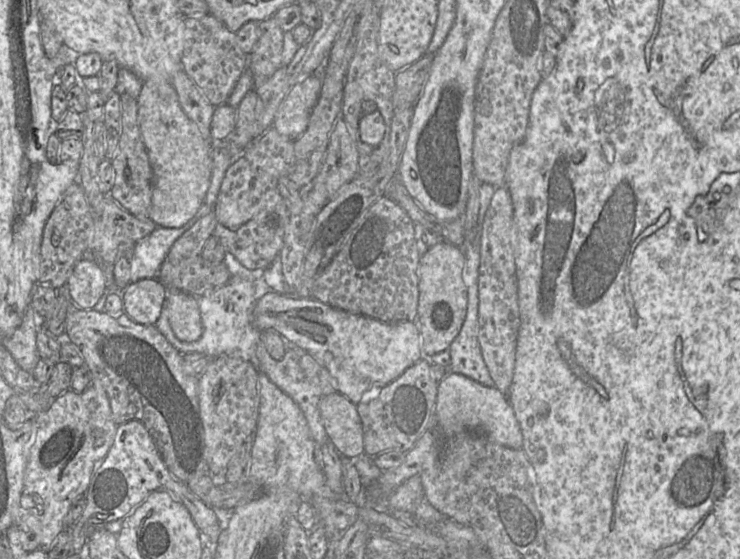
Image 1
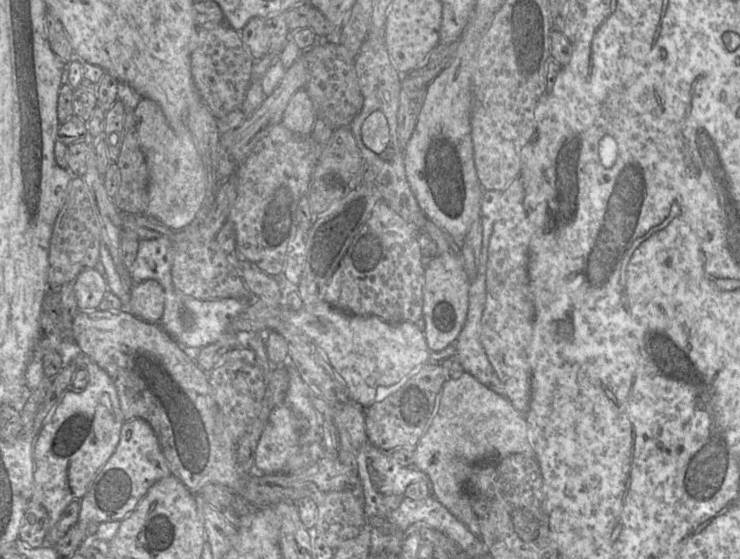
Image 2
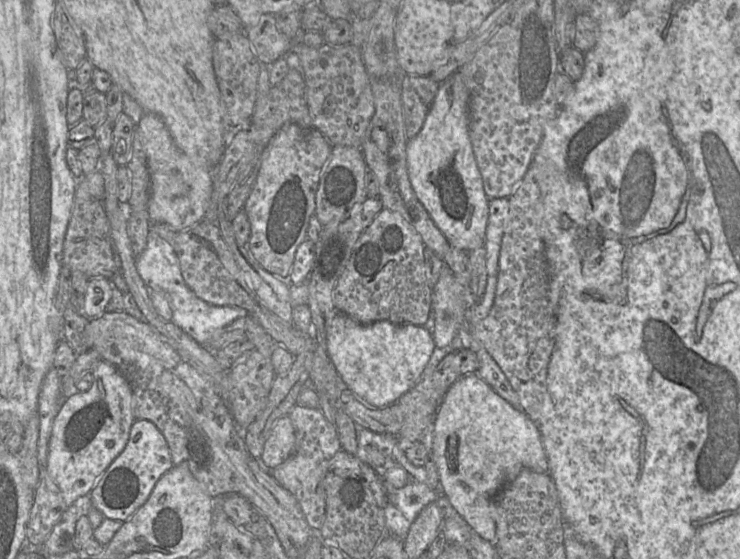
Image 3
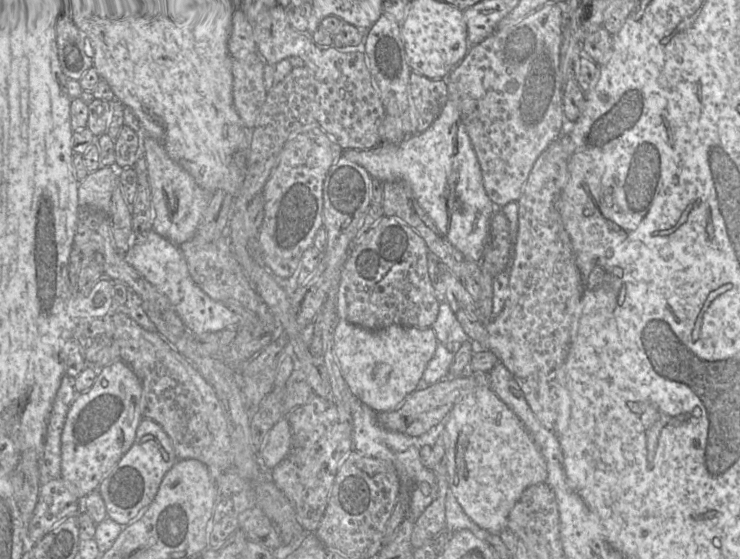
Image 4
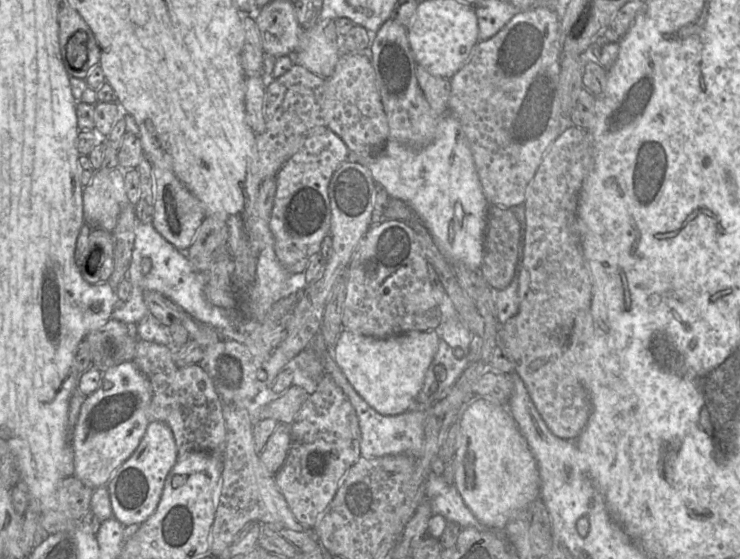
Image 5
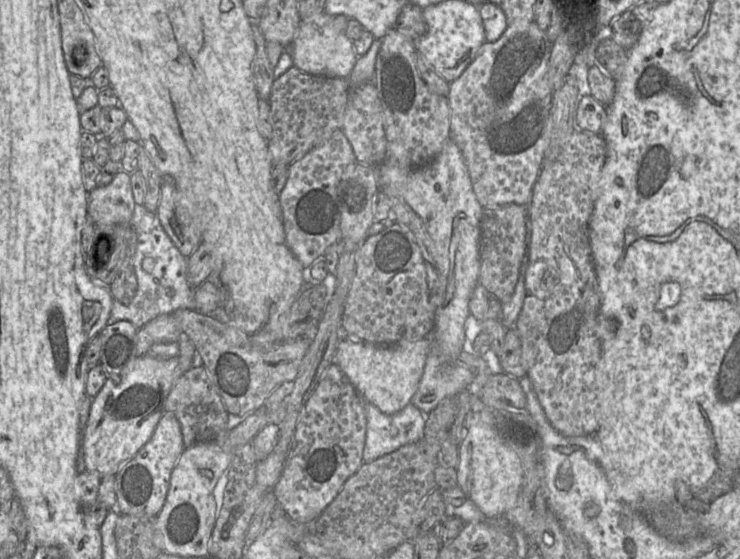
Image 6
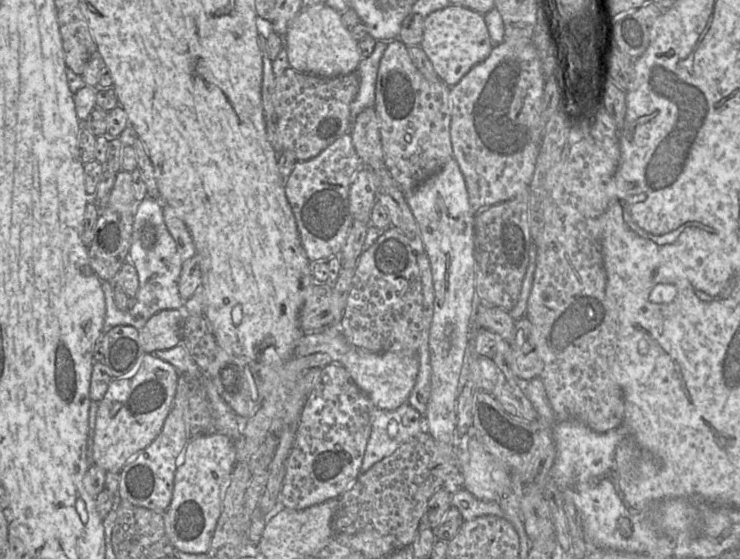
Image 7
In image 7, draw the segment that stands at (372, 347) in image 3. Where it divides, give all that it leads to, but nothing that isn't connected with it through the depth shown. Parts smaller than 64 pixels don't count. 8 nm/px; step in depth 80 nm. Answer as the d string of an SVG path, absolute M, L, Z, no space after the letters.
M351 348L342 357L340 364L348 371L353 382L369 397L374 406L384 410L395 410L407 402L419 371L417 353L414 355L397 352L374 353Z

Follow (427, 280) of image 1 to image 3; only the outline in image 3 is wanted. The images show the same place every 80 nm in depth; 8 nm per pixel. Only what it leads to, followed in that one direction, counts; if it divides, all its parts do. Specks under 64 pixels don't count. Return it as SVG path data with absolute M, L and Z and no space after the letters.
M445 264L432 287L431 313L434 318L433 340L437 348L448 346L464 326L468 305L475 302L469 287L465 287Z

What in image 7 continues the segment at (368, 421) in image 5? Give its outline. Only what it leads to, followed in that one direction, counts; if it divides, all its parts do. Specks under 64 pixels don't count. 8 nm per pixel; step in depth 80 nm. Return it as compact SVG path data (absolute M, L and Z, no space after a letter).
M407 402L395 410L375 408L361 473L390 456L398 447L412 441L423 431L426 431L424 415Z

